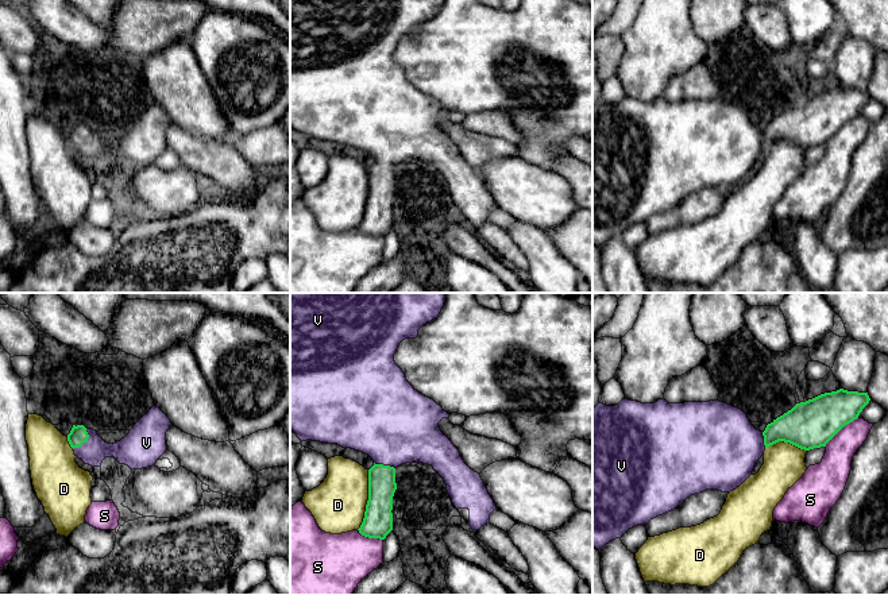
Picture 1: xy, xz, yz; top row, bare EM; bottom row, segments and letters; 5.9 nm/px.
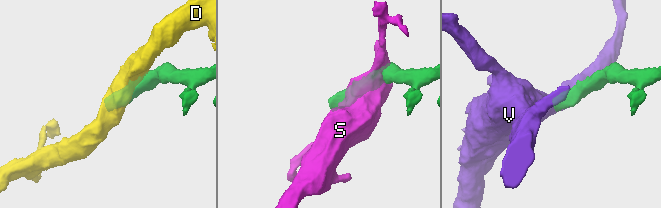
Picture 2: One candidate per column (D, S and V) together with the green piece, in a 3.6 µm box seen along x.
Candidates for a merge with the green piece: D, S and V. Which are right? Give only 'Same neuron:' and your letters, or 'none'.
Same neuron: V

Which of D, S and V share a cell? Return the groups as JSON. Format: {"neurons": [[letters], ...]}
{"neurons": [["D"], ["S"], ["V"]]}

